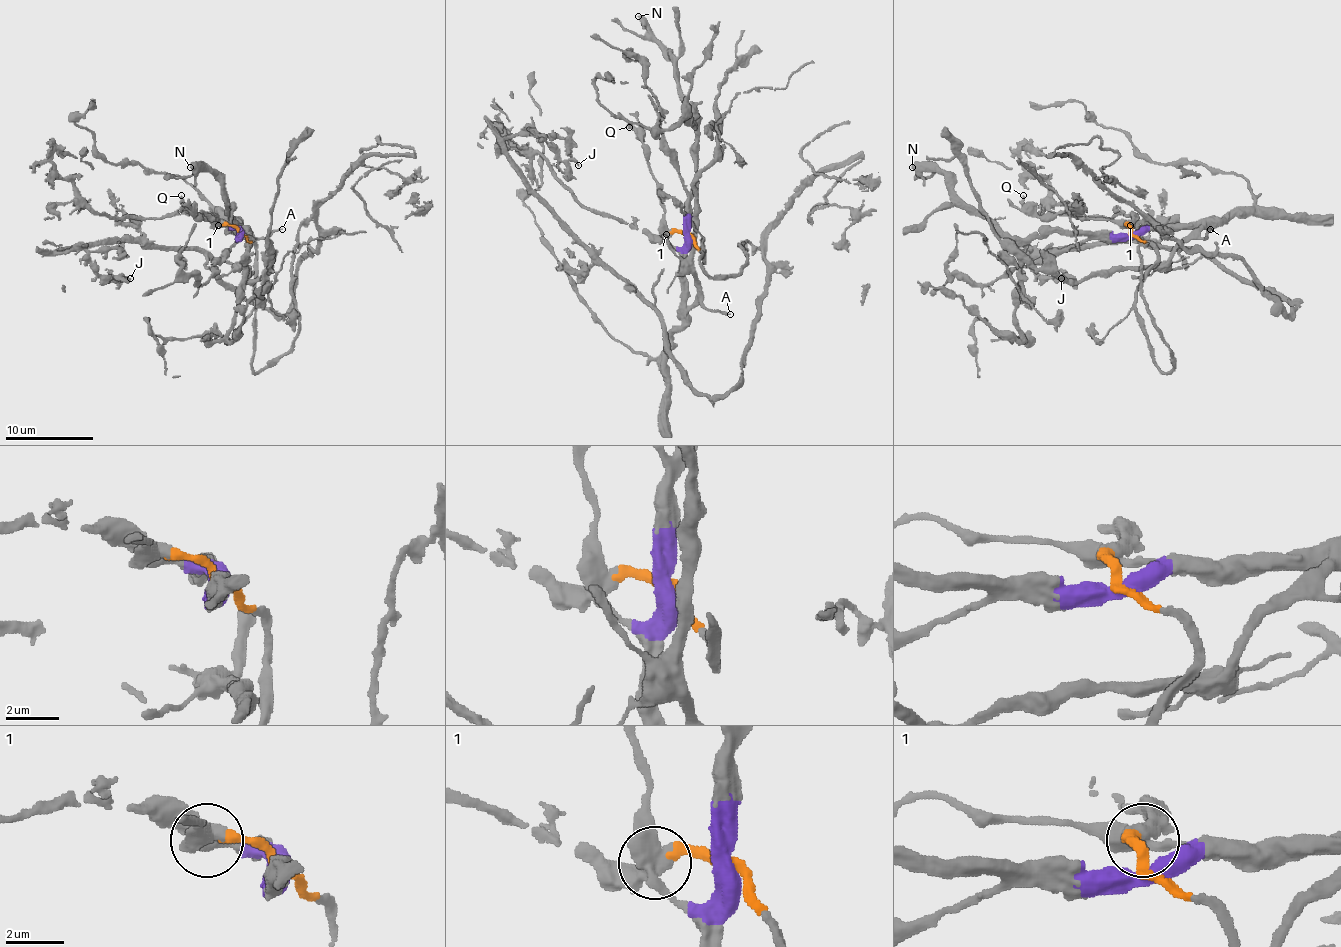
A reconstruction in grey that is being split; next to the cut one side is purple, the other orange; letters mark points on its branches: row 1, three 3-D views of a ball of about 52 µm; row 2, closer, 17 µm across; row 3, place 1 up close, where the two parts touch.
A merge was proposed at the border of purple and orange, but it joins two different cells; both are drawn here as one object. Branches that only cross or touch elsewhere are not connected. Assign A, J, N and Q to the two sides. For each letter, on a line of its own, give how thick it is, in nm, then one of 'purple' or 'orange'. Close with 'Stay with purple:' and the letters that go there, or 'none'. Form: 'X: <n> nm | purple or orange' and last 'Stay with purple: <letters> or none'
A: 190 nm | purple
J: 240 nm | orange
N: 550 nm | purple
Q: 280 nm | purple
Stay with purple: A, N, Q

